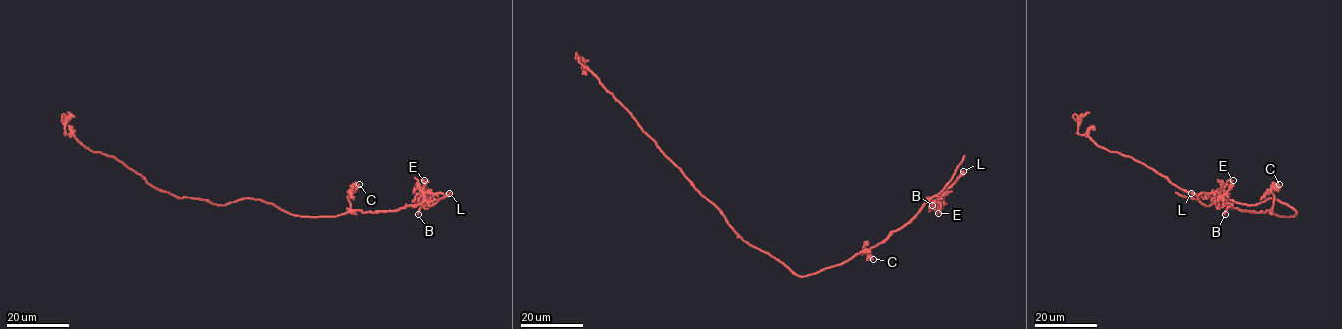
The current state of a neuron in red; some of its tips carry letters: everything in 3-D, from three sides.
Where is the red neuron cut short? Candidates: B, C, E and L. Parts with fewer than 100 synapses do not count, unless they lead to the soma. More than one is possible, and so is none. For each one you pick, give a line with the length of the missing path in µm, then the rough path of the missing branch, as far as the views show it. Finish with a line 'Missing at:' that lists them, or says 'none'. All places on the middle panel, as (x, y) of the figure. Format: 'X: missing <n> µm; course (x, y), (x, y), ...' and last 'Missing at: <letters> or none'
Missing at: none

